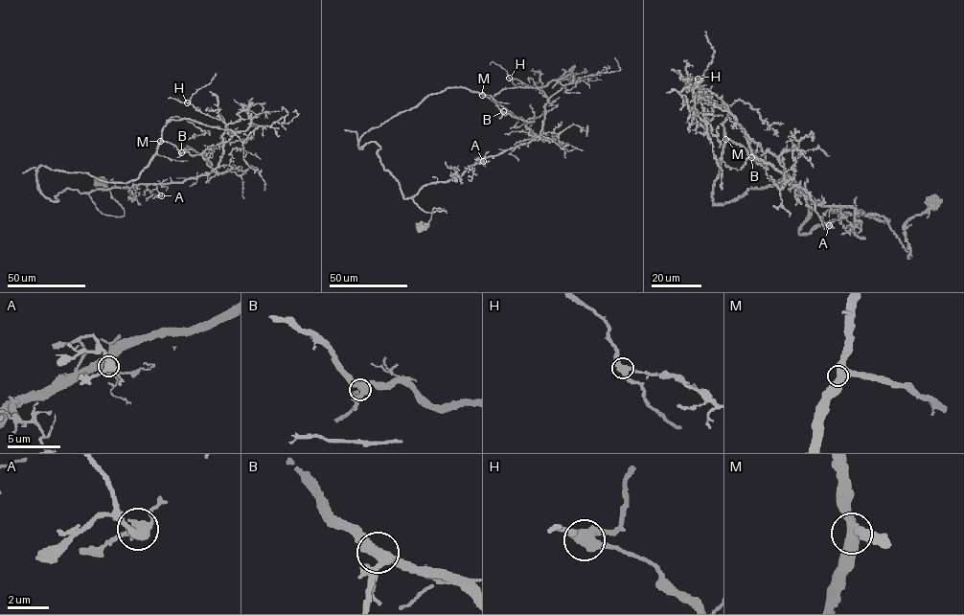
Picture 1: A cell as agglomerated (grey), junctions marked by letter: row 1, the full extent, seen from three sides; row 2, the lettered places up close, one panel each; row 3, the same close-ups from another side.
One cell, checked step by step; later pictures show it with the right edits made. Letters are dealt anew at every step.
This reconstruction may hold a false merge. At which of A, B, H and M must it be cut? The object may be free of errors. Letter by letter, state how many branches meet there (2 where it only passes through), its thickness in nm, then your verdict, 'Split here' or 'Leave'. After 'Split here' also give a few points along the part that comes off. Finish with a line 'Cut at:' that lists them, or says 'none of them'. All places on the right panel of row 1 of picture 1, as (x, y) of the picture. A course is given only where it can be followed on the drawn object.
A: Branches: 3. Thickness 440 nm. Leave
B: Branches: 3. Thickness 440 nm. Leave
H: Branches: 3. Thickness 440 nm. Split here. Course of the part to remove: (698, 79), (715, 53), (704, 32)
M: Branches: 3. Thickness 480 nm. Leave
Cut at: H

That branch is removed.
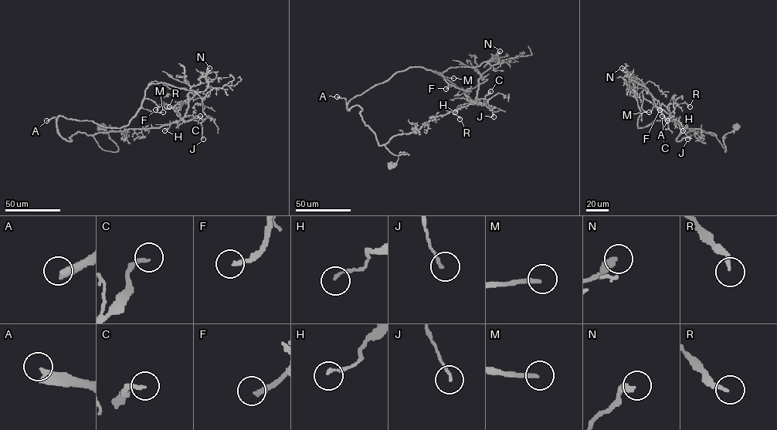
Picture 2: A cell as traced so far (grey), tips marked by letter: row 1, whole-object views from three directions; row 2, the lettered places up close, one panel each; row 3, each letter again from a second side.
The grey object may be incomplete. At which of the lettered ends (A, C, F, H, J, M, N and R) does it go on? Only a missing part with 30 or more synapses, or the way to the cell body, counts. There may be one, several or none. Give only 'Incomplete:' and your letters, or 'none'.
Incomplete: A, C, F, M

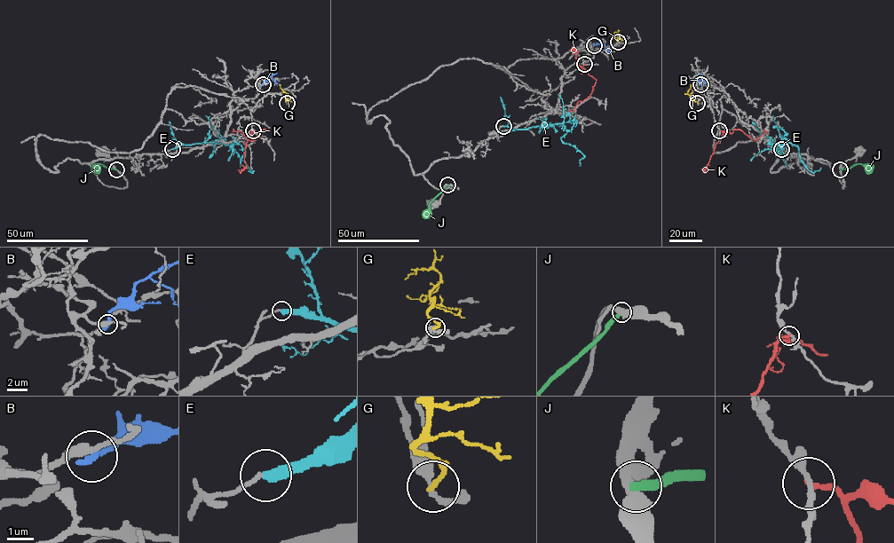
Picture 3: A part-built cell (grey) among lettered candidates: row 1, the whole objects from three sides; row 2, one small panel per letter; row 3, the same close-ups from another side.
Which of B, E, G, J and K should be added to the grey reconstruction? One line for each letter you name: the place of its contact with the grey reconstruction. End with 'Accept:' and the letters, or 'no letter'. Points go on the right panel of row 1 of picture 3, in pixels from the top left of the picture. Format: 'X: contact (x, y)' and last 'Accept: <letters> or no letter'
Accept: no letter

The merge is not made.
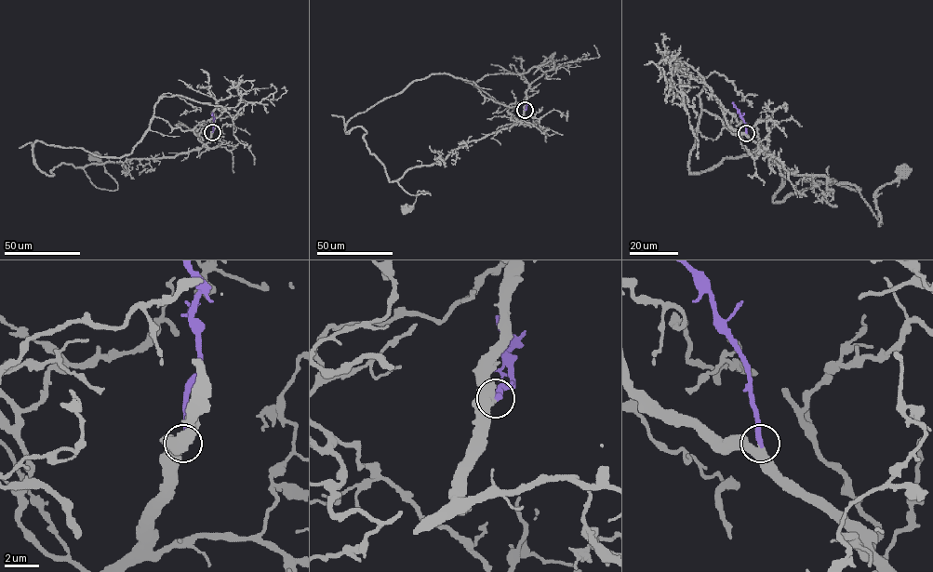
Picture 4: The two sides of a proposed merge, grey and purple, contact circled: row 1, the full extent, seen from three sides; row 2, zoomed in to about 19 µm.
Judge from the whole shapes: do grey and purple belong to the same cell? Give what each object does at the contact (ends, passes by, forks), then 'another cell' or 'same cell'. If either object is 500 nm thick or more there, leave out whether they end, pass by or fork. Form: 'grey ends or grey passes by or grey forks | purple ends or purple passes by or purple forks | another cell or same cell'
grey passes by | purple ends | same cell

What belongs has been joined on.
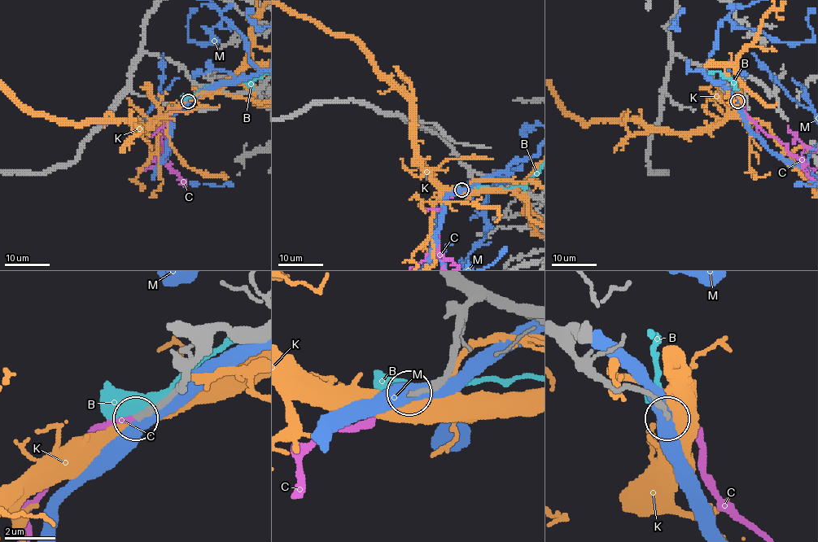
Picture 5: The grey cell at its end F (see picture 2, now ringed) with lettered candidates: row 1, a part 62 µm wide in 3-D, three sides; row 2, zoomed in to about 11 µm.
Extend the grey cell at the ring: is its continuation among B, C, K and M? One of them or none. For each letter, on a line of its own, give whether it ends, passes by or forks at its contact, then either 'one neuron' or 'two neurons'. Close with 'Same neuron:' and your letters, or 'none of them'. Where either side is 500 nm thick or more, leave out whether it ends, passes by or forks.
B: it passes by; two neurons
C: it ends; one neuron
K: two neurons
M: two neurons
Same neuron: C

